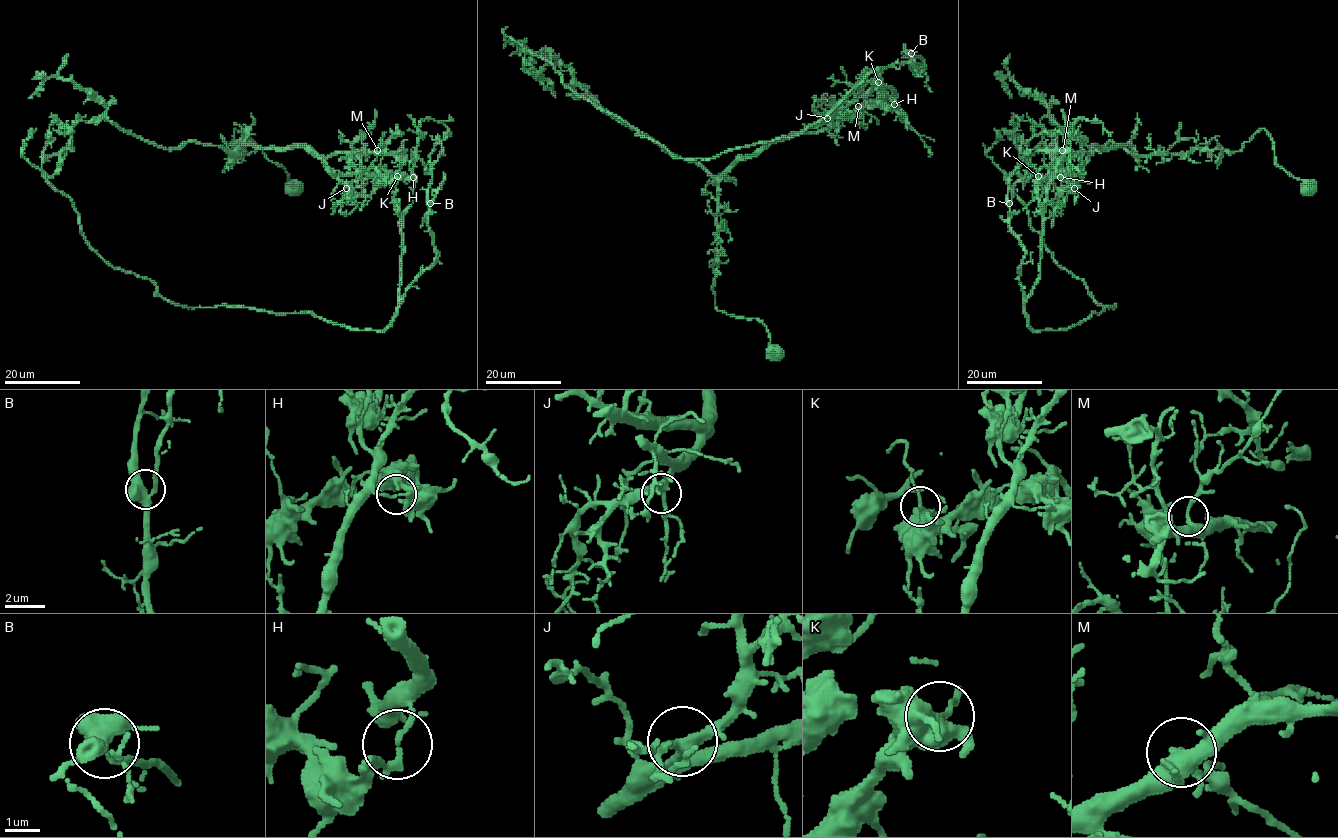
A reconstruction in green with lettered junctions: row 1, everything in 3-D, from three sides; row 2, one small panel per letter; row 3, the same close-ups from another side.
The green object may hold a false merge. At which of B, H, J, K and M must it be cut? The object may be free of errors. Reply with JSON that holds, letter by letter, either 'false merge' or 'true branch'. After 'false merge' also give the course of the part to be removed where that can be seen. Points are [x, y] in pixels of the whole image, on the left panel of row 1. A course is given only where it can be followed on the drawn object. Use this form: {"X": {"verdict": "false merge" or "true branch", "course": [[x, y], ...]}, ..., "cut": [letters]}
{"B": {"verdict": "true branch"}, "H": {"verdict": "false merge", "course": [[412, 176], [397, 314], [383, 331], [311, 313], [187, 308], [108, 264], [44, 176], [85, 121]]}, "J": {"verdict": "true branch"}, "K": {"verdict": "true branch"}, "M": {"verdict": "true branch"}, "cut": ["H"]}

